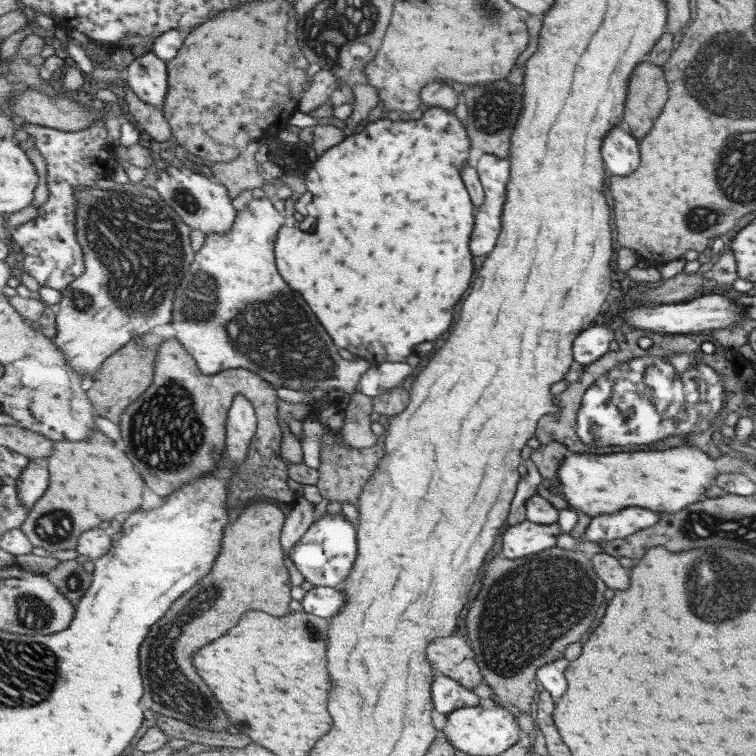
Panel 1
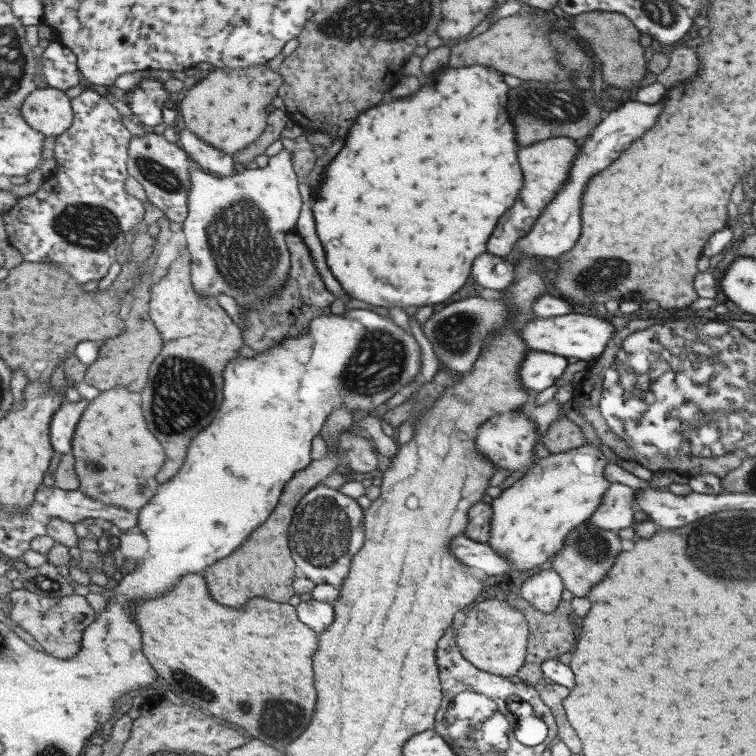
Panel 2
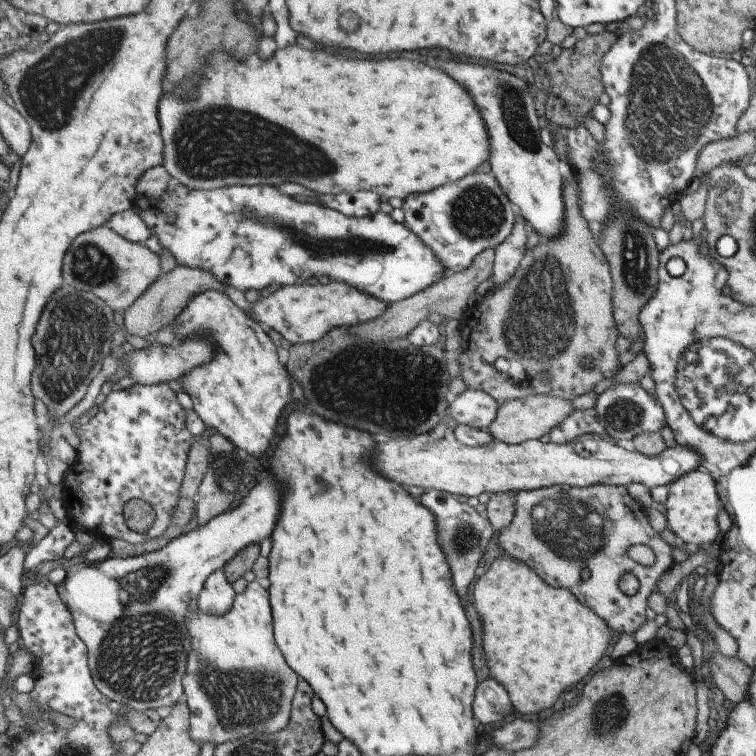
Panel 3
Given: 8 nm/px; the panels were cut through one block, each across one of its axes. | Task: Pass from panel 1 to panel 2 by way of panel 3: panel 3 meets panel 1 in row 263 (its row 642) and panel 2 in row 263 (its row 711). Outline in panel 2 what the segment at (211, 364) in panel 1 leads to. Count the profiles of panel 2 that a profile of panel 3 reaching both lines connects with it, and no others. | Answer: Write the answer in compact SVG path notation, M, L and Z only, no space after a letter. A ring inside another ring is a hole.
M283 148L269 158L267 166L235 172L230 177L217 177L206 170L193 170L189 212L183 223L183 231L191 254L192 280L197 294L203 298L229 294L237 300L238 306L253 308L253 302L269 300L283 290L289 280L289 270L292 270L292 253L286 238L296 230L297 218L303 208L303 198L299 192L300 178L294 160L294 152Z

